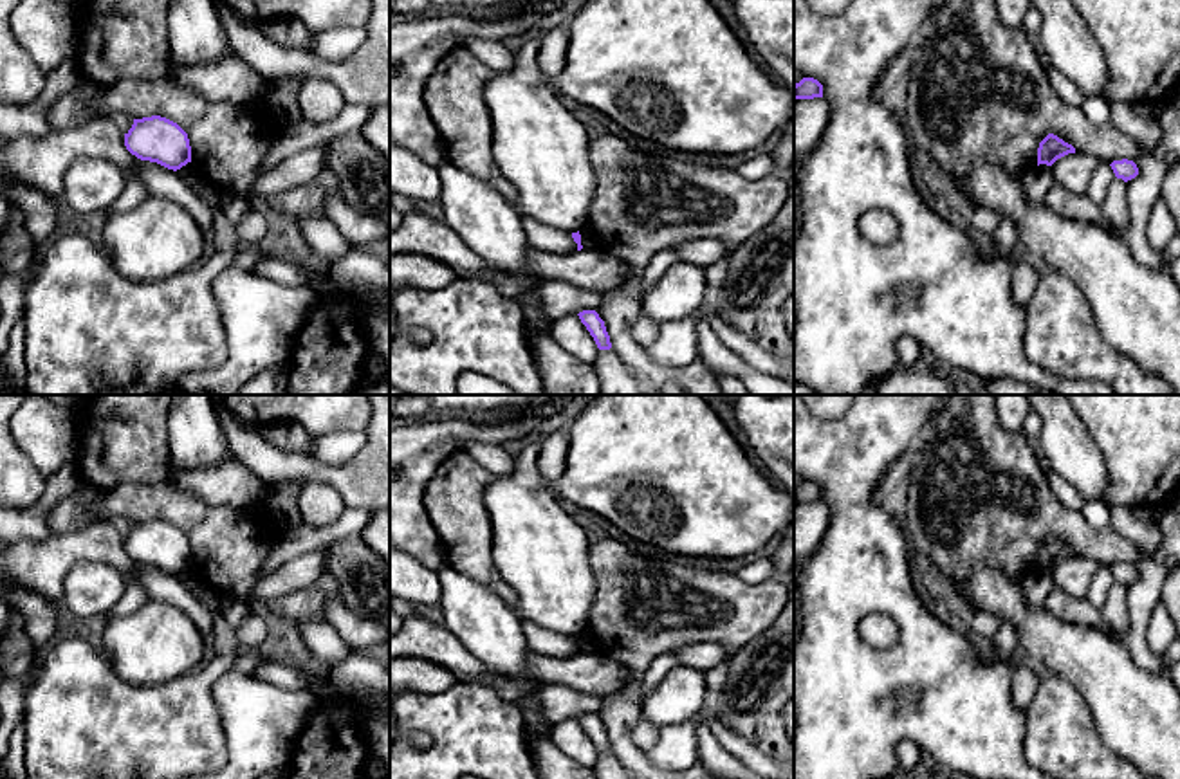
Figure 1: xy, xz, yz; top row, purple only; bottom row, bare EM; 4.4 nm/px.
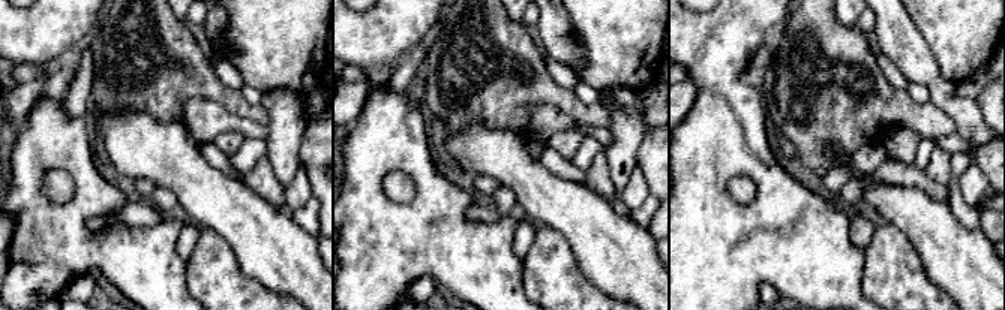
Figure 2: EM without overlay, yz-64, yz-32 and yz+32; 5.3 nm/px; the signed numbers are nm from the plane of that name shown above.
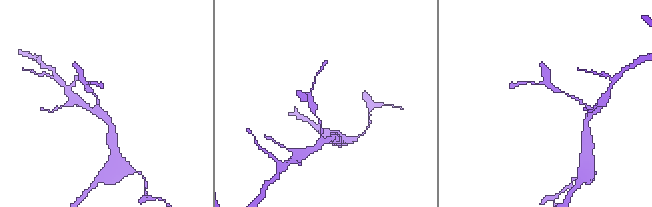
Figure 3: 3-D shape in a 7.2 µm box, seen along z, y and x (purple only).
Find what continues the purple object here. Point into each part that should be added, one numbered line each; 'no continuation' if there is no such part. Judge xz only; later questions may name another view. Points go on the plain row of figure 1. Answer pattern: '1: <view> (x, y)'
no continuation

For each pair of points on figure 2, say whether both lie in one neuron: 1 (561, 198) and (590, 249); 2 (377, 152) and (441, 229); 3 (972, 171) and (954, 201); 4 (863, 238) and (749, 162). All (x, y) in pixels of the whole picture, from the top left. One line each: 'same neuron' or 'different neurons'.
1: same neuron
2: same neuron
3: different neurons
4: different neurons

